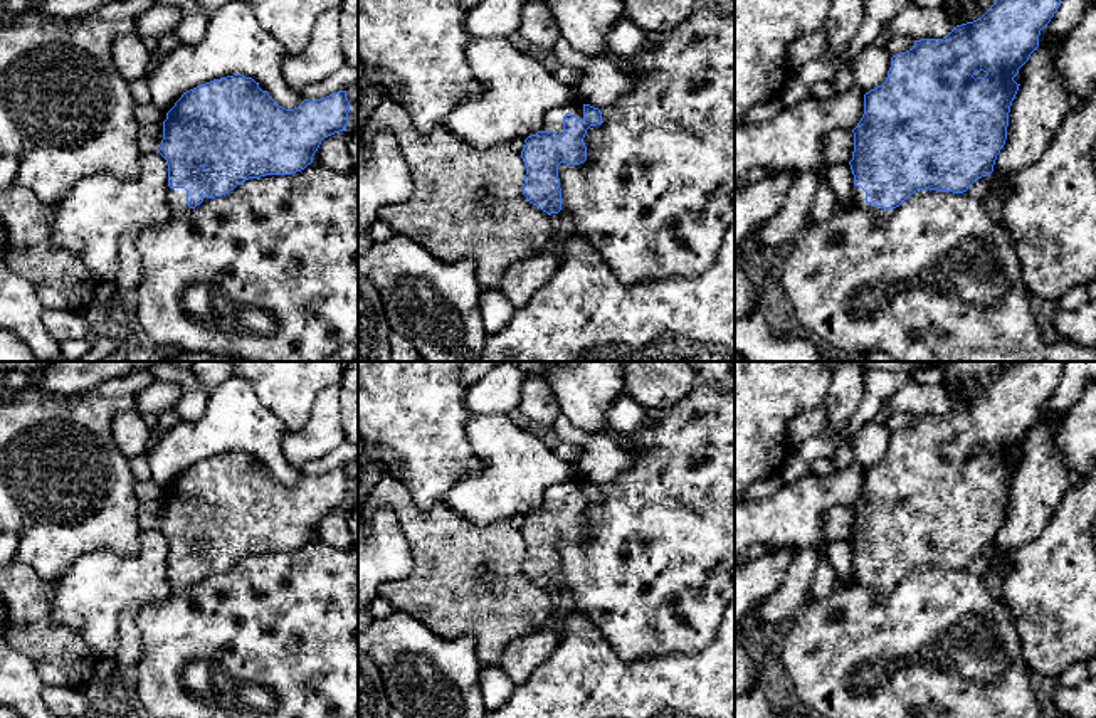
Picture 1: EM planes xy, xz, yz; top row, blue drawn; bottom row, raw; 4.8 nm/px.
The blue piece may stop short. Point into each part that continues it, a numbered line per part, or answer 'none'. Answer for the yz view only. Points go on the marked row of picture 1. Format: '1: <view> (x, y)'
1: yz (859, 195)

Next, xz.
1: xz (553, 120)

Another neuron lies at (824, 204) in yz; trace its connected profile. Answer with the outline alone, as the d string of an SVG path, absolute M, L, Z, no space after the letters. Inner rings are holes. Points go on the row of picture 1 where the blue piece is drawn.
M827 170L819 173L817 197L810 214L810 224L825 222L834 214L834 192L827 182Z

